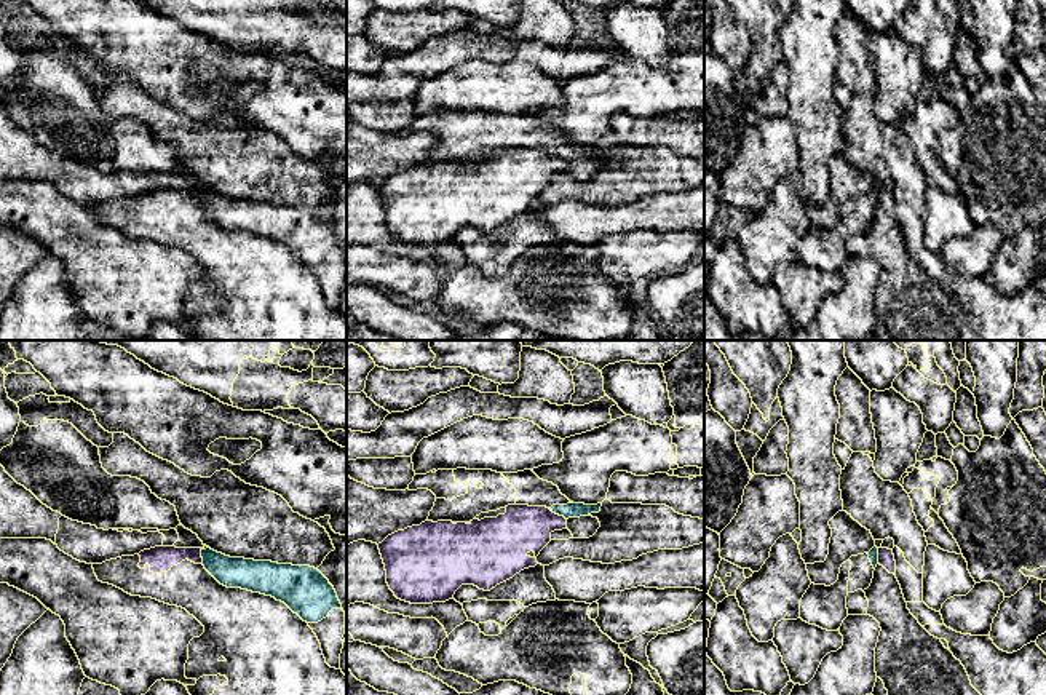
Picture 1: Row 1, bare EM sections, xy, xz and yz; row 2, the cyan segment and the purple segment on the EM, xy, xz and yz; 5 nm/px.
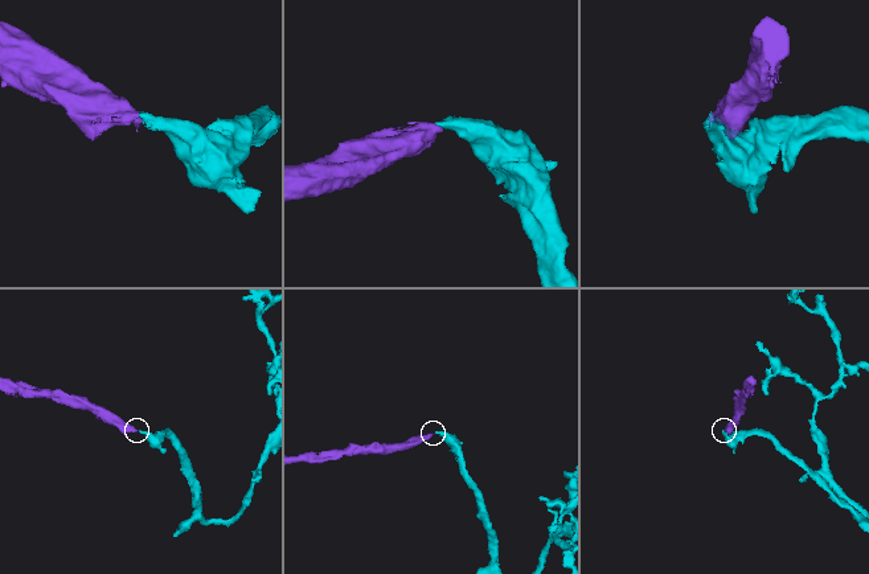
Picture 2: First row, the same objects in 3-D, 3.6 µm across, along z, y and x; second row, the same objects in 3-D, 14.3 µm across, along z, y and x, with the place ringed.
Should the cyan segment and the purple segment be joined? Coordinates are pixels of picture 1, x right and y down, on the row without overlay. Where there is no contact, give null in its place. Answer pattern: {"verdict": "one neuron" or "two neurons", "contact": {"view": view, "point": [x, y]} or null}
{"verdict": "two neurons", "contact": {"view": "xz", "point": [558, 155]}}

